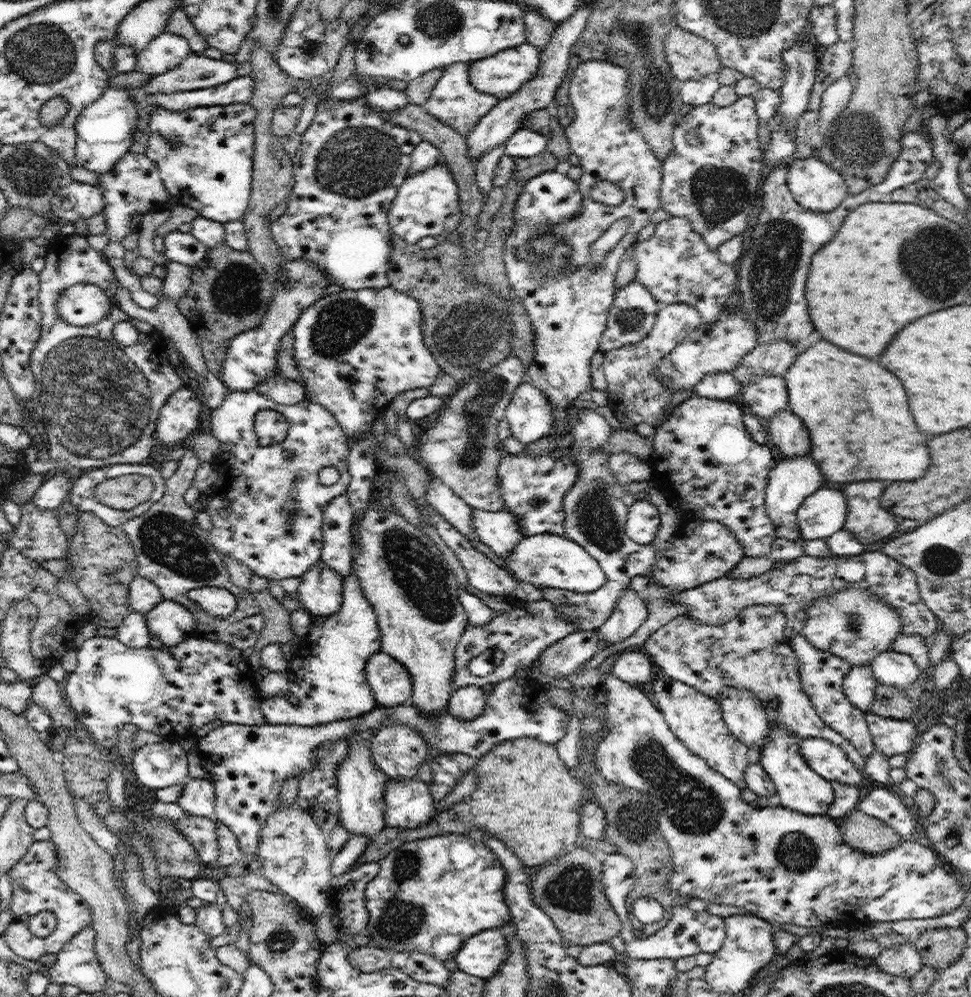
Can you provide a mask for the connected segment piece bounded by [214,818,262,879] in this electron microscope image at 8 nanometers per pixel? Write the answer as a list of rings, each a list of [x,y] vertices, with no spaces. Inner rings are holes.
[[[220,820],[216,821],[216,833],[219,838],[219,856],[216,866],[223,867],[230,879],[238,879],[261,869],[262,862],[255,854],[245,854],[240,849],[236,835]]]

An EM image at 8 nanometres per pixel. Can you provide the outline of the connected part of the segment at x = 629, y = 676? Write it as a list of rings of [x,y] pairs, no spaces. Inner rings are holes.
[[[623,651],[617,657],[612,672],[629,685],[649,684],[653,660],[642,651]]]

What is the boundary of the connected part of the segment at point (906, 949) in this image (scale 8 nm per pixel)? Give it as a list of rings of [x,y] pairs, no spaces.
[[[910,940],[894,947],[882,948],[876,963],[882,971],[900,975],[907,980],[913,978],[923,964],[915,943]]]

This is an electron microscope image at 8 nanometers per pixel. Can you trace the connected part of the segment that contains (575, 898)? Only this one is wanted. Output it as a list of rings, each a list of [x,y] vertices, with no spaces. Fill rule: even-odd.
[[[581,844],[556,859],[554,864],[536,872],[531,882],[533,902],[542,908],[560,931],[564,946],[588,946],[597,942],[609,942],[620,934],[619,917],[611,908],[601,882],[603,862],[601,855],[587,851]]]

